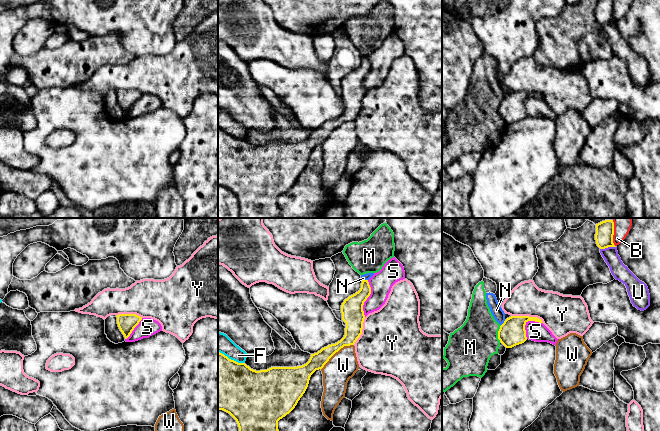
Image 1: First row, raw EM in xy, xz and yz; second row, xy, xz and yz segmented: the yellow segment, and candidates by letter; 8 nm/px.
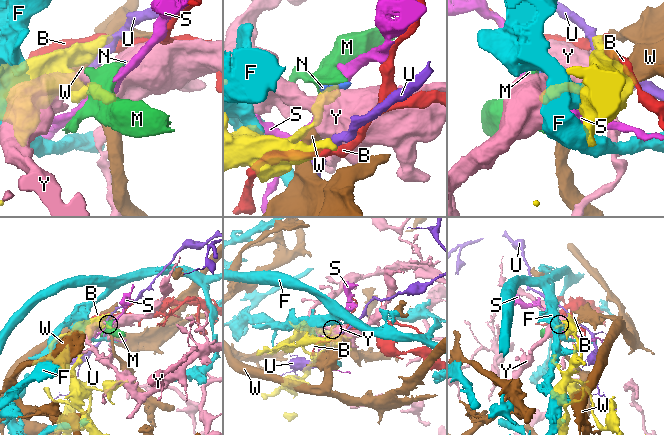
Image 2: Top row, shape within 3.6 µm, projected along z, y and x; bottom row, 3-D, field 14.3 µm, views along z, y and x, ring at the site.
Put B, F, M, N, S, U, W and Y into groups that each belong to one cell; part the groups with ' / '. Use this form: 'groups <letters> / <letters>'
groups B / F / M N / S / U / W / Y

